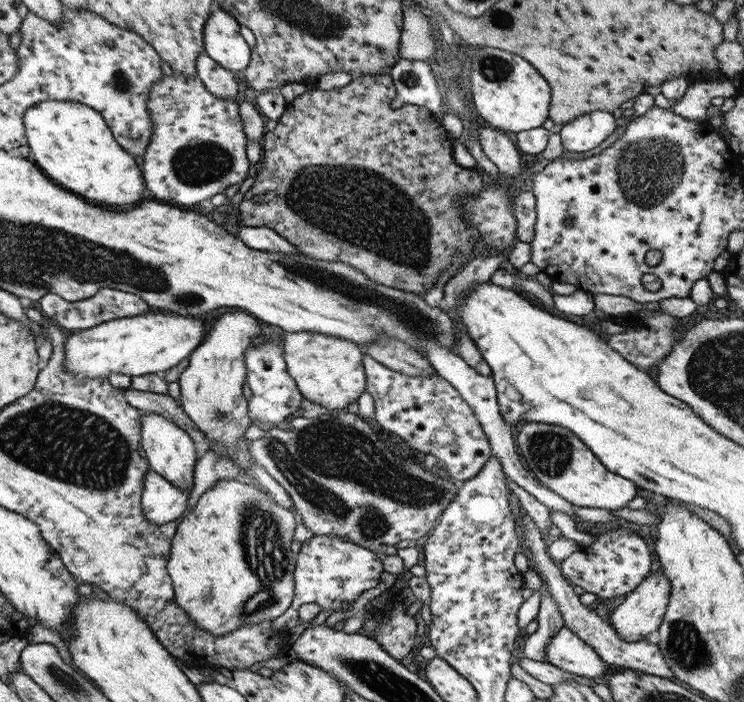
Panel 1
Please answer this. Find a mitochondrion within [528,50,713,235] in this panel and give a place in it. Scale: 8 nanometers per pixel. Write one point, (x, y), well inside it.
(652, 169)

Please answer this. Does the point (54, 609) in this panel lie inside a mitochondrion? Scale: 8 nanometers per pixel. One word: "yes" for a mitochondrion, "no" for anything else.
no

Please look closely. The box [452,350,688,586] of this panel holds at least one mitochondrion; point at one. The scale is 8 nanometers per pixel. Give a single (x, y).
(550, 451)

